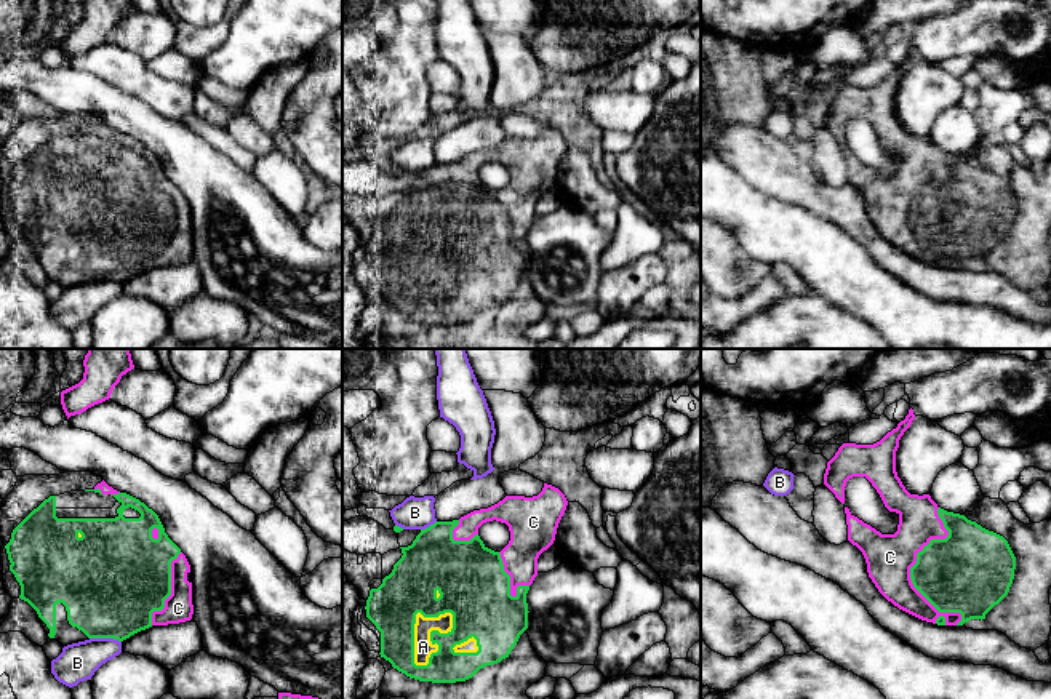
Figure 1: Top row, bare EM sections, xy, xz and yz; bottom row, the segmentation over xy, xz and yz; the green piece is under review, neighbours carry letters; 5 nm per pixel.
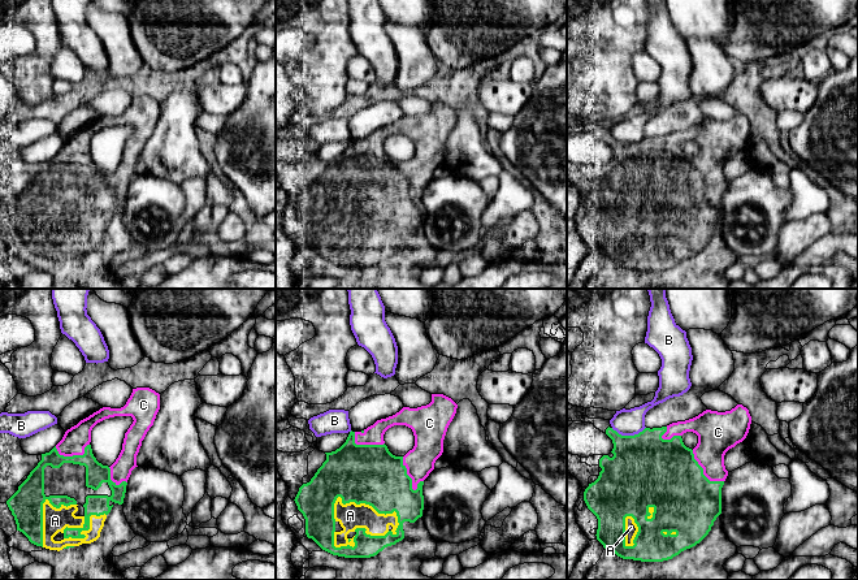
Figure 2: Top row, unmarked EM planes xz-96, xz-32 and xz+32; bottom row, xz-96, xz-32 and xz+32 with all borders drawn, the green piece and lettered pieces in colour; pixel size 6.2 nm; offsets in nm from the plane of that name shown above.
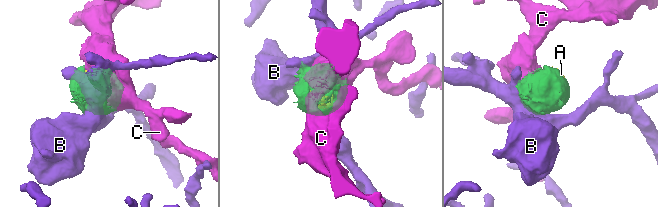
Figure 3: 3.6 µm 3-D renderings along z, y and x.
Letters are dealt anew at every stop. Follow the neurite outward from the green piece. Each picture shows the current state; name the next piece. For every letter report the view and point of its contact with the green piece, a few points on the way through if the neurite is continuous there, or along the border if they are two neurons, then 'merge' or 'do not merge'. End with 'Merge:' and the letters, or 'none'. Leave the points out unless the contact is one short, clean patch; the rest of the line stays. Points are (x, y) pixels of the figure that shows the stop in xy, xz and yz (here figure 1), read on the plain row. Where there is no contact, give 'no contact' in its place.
A: meets green in xz at (415, 264); merge
B: meets green in xy at (106, 279); do not merge
C: meets green in yz at (911, 211); merge
Merge: A, C

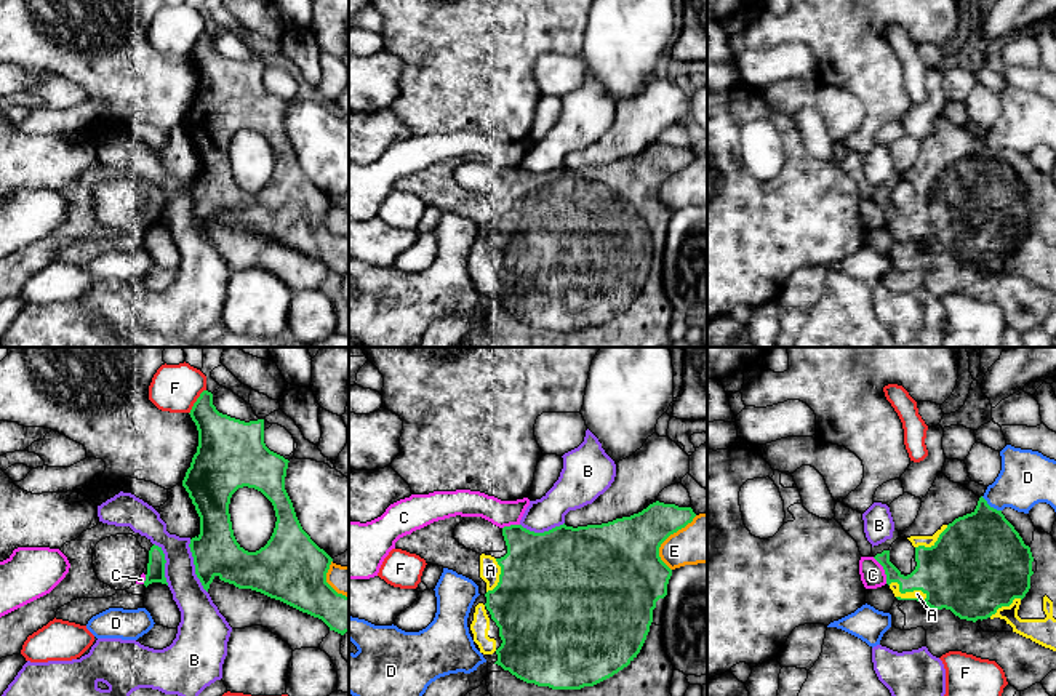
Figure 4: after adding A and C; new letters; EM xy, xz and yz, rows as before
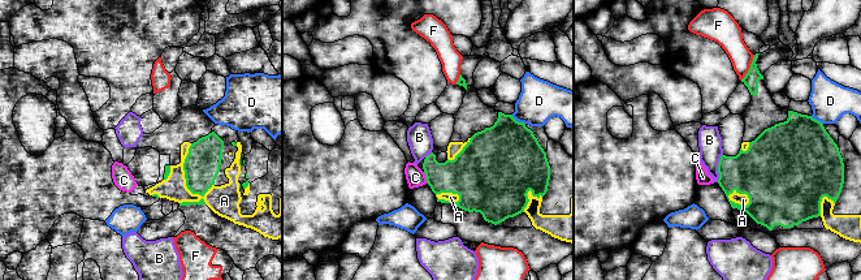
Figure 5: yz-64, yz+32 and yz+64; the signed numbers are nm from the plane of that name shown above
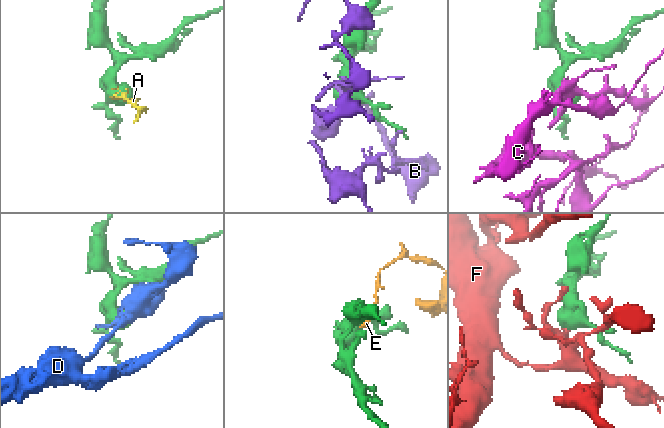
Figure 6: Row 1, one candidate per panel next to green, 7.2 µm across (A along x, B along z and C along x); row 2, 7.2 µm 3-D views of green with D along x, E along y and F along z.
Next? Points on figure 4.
A: meets green in yz at (906, 232); merge
B: meets green in xy at (196, 208); do not merge
C: meets green in yz at (884, 210); do not merge
D: meets green in yz at (989, 148); do not merge
E: meets green in xz at (666, 180); do not merge
F: meets green in xy at (196, 44); border along xy (205, 31), (189, 55); do not merge
Merge: A

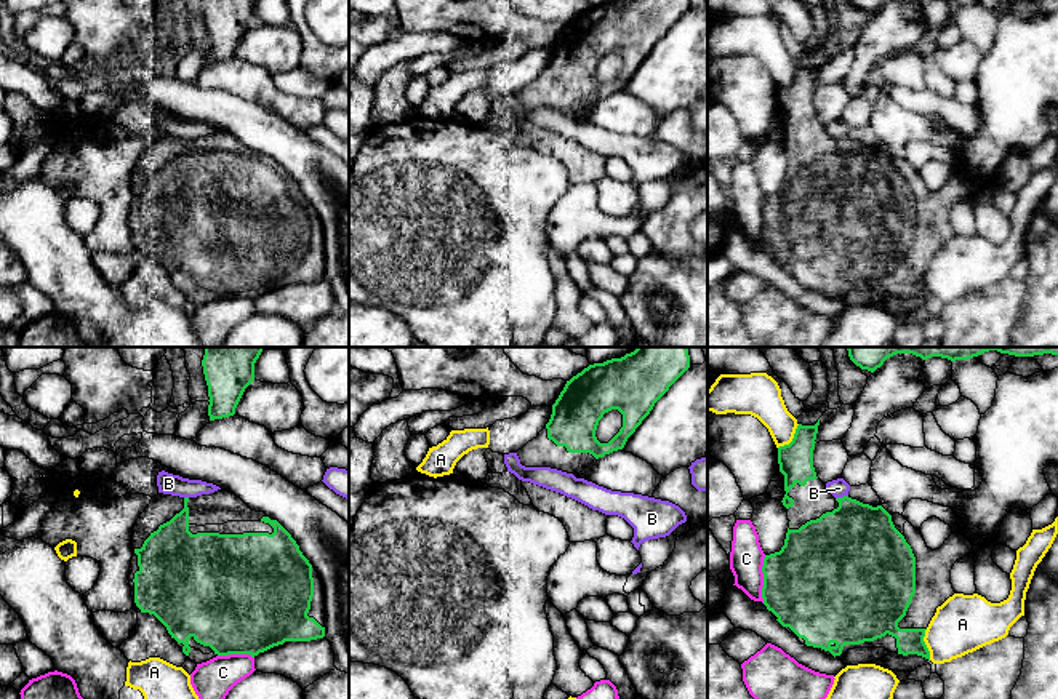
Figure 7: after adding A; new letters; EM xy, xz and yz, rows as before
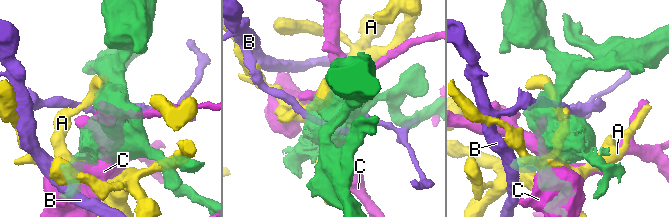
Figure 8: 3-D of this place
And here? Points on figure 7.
A: meets green in yz at (925, 287); border along yz (925, 271), (924, 282), (930, 301); do not merge
B: meets green in yz at (841, 139); border along yz (847, 136), (836, 141); do not merge
C: meets green in yz at (764, 221); do not merge
Merge: none

